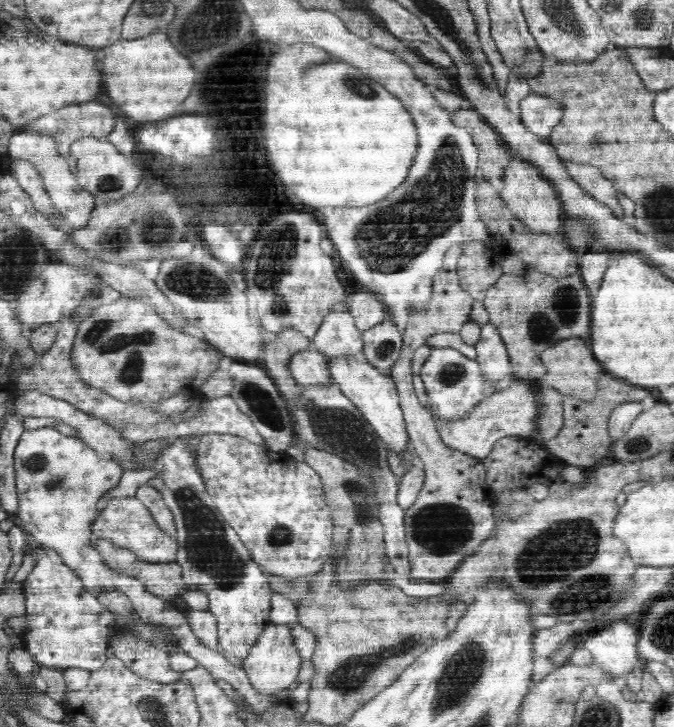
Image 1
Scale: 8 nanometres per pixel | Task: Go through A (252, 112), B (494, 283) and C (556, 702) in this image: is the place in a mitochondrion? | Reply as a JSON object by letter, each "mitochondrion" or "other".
{"A":"other","B":"other","C":"mitochondrion"}

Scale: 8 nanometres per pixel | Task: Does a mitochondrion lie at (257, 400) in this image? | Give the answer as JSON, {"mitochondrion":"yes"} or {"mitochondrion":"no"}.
{"mitochondrion":"yes"}

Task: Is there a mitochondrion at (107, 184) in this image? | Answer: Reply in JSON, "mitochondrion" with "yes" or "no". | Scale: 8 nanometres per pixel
{"mitochondrion":"yes"}

